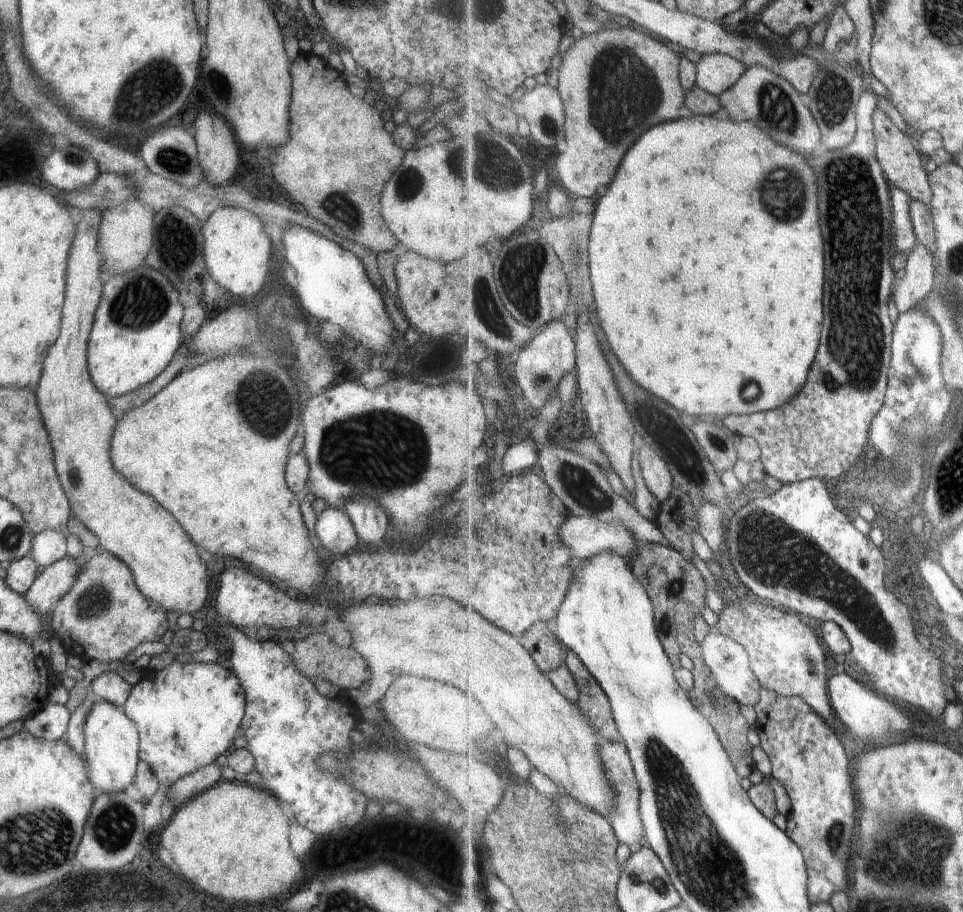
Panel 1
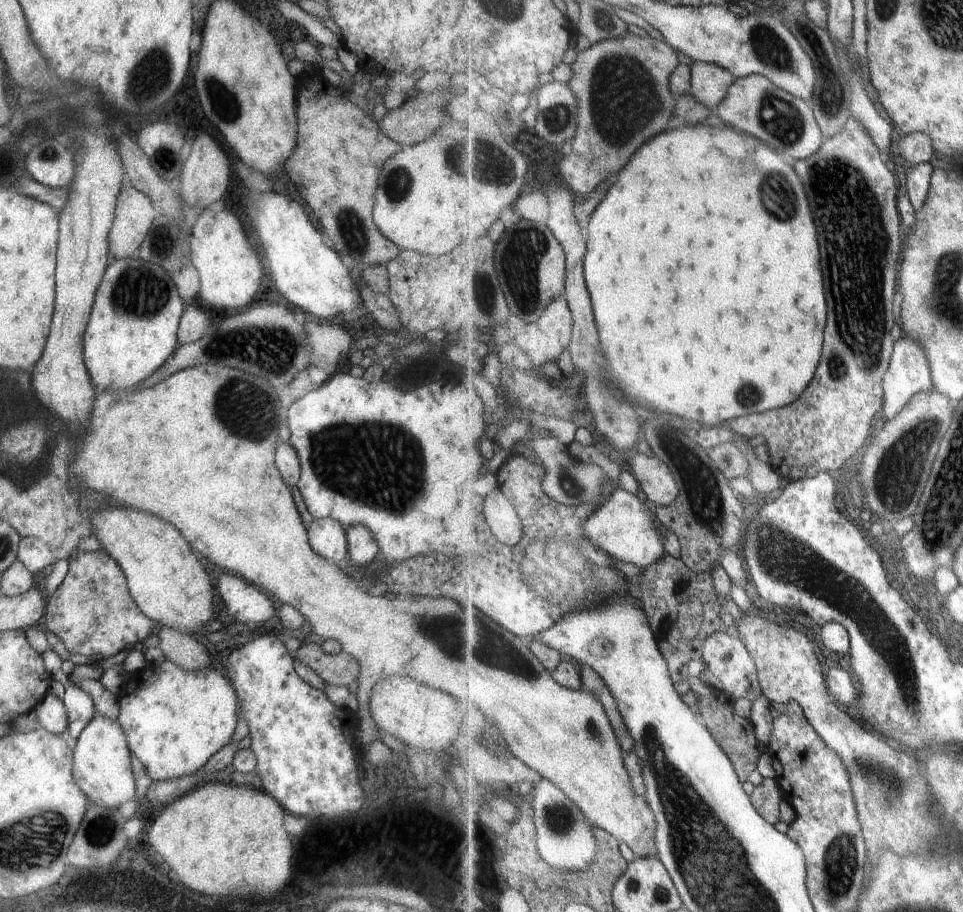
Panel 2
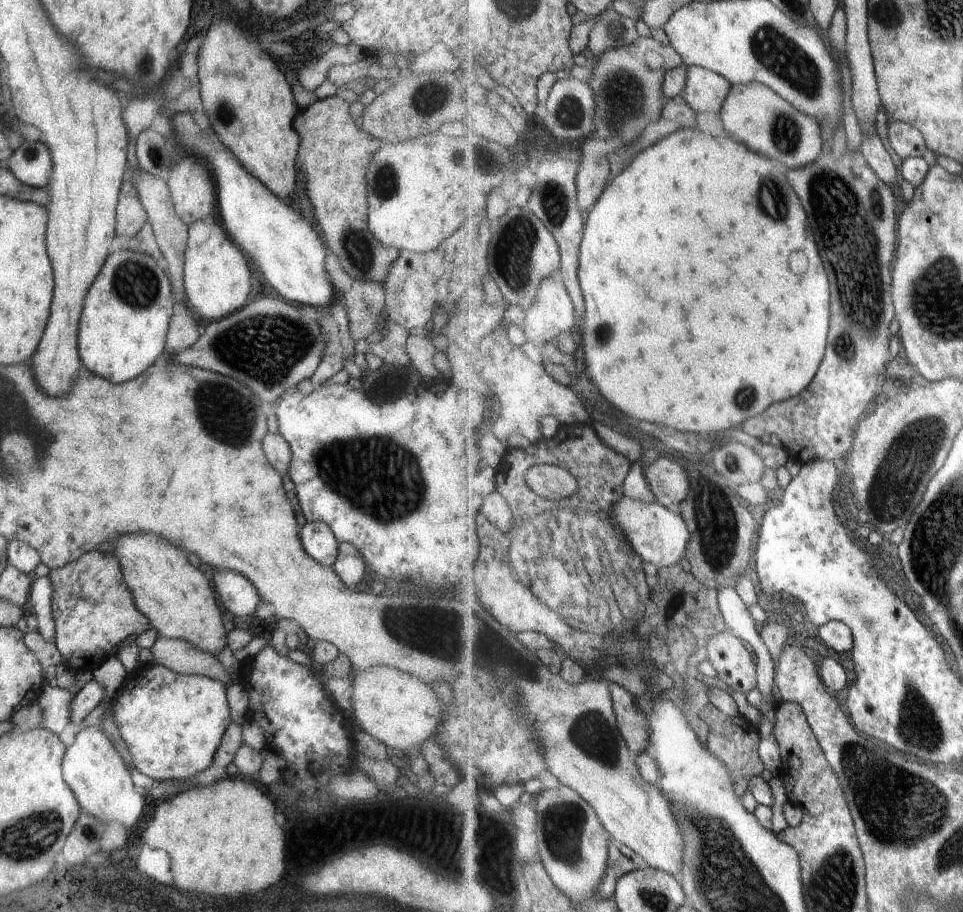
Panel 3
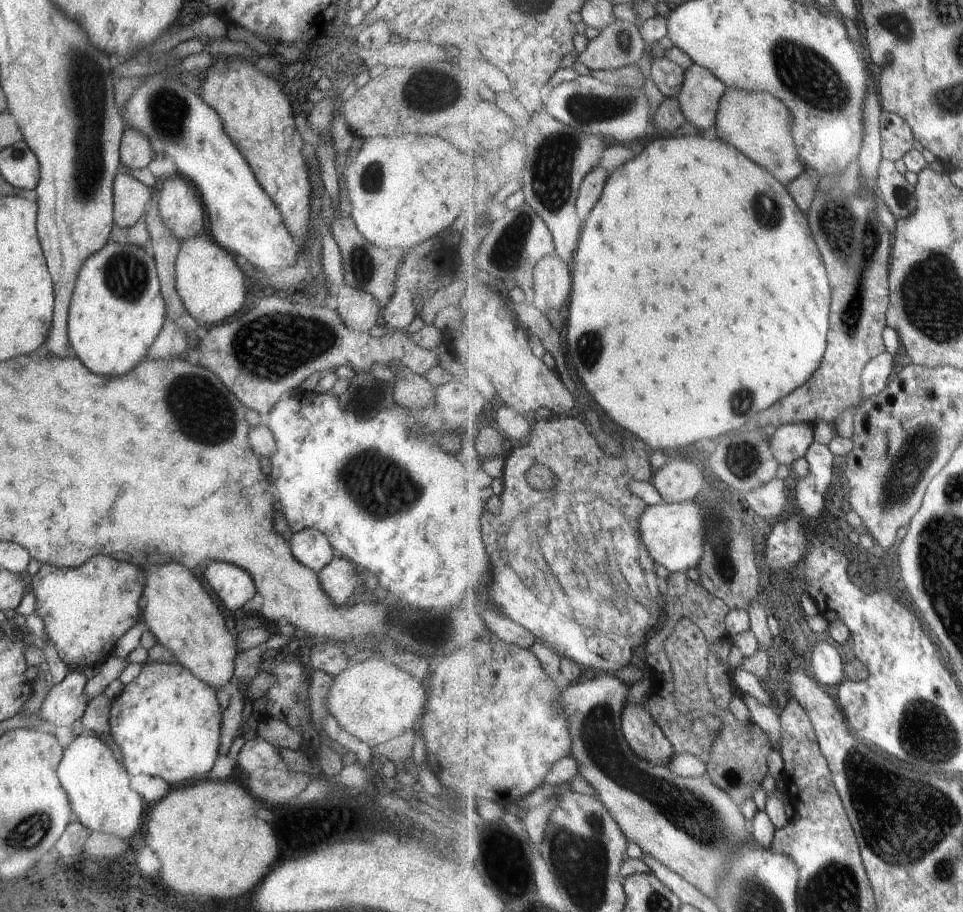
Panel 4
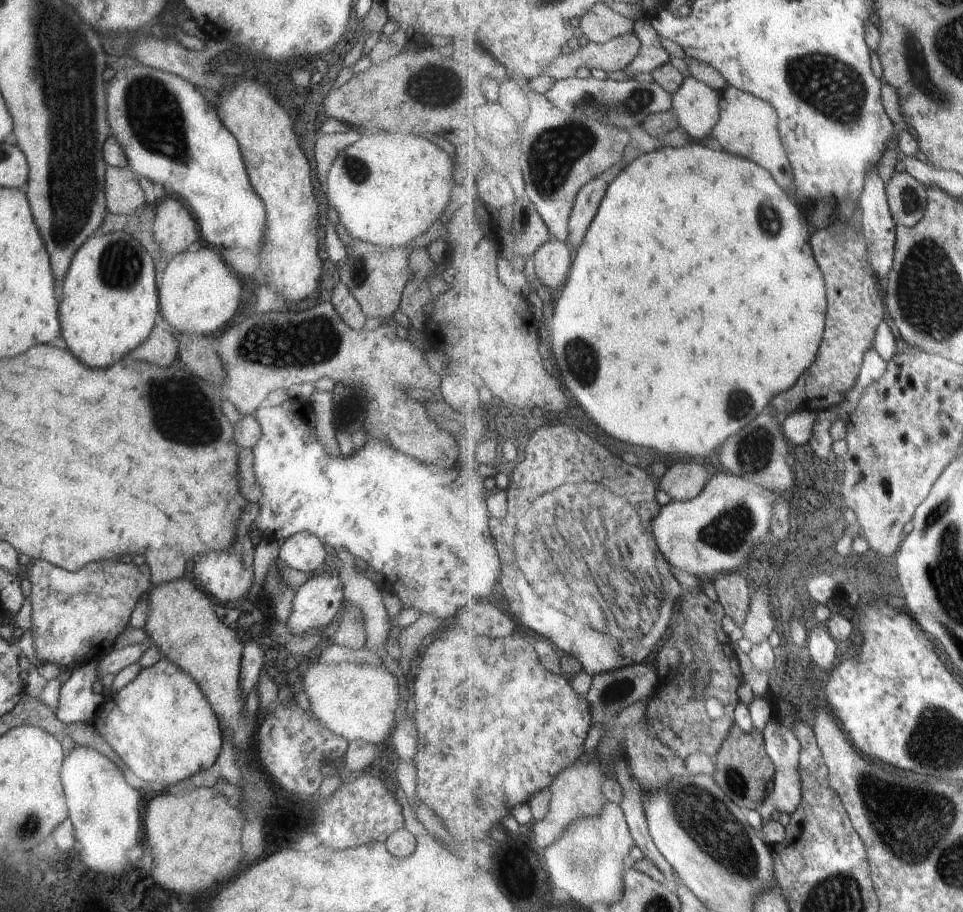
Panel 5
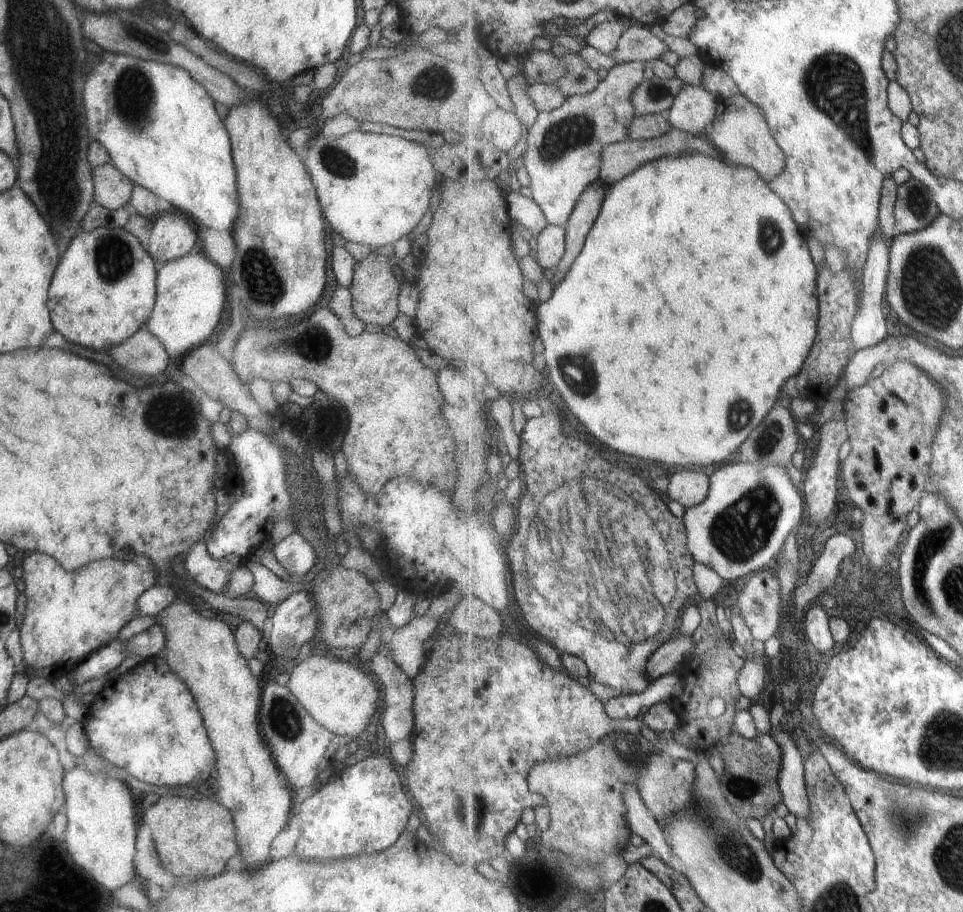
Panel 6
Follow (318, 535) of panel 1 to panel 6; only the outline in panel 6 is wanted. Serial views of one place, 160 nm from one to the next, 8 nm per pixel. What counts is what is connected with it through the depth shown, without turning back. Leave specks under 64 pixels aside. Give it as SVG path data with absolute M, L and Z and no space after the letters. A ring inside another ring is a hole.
M295 530L281 542L277 542L270 551L288 575L295 580L301 580L316 562L312 544Z

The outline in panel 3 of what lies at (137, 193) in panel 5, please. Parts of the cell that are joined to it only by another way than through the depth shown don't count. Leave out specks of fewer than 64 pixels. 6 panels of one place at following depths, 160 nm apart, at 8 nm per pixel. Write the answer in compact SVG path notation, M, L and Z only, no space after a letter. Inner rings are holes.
M122 180L115 208L114 235L131 238L146 222L145 210L141 207L137 190L131 180Z

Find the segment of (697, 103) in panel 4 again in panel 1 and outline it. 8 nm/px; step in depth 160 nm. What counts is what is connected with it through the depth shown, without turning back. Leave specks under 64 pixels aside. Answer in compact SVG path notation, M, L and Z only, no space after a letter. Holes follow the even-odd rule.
M721 53L703 55L696 68L696 85L717 97L735 87L748 70L742 61Z

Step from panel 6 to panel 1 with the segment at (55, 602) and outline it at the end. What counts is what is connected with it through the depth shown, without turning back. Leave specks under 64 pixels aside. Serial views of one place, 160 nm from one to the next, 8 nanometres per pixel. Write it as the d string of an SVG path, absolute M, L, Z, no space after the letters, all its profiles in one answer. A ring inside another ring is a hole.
M104 551L79 566L71 588L57 600L48 616L49 627L66 645L69 654L78 656L83 662L123 661L138 644L160 641L168 630L166 612L135 588L133 576L123 562Z

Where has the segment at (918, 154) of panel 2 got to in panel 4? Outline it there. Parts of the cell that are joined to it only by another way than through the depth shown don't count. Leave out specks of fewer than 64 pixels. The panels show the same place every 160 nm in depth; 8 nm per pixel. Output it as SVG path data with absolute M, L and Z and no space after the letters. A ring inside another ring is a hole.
M883 110L880 123L883 158L897 162L918 147L913 129L898 114Z

